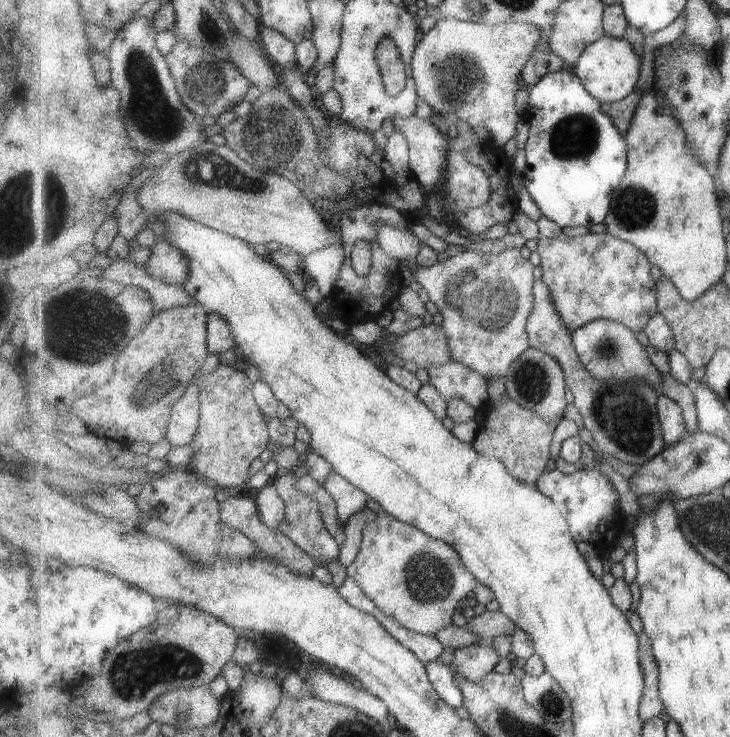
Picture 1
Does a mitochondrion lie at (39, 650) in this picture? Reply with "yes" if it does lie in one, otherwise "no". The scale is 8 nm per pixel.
no

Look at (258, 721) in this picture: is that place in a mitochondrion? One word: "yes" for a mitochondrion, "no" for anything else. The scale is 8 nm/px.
no

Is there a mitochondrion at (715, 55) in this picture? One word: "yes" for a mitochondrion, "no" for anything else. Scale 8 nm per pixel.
no

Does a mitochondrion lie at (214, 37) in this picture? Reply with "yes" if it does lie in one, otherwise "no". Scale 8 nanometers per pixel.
yes

